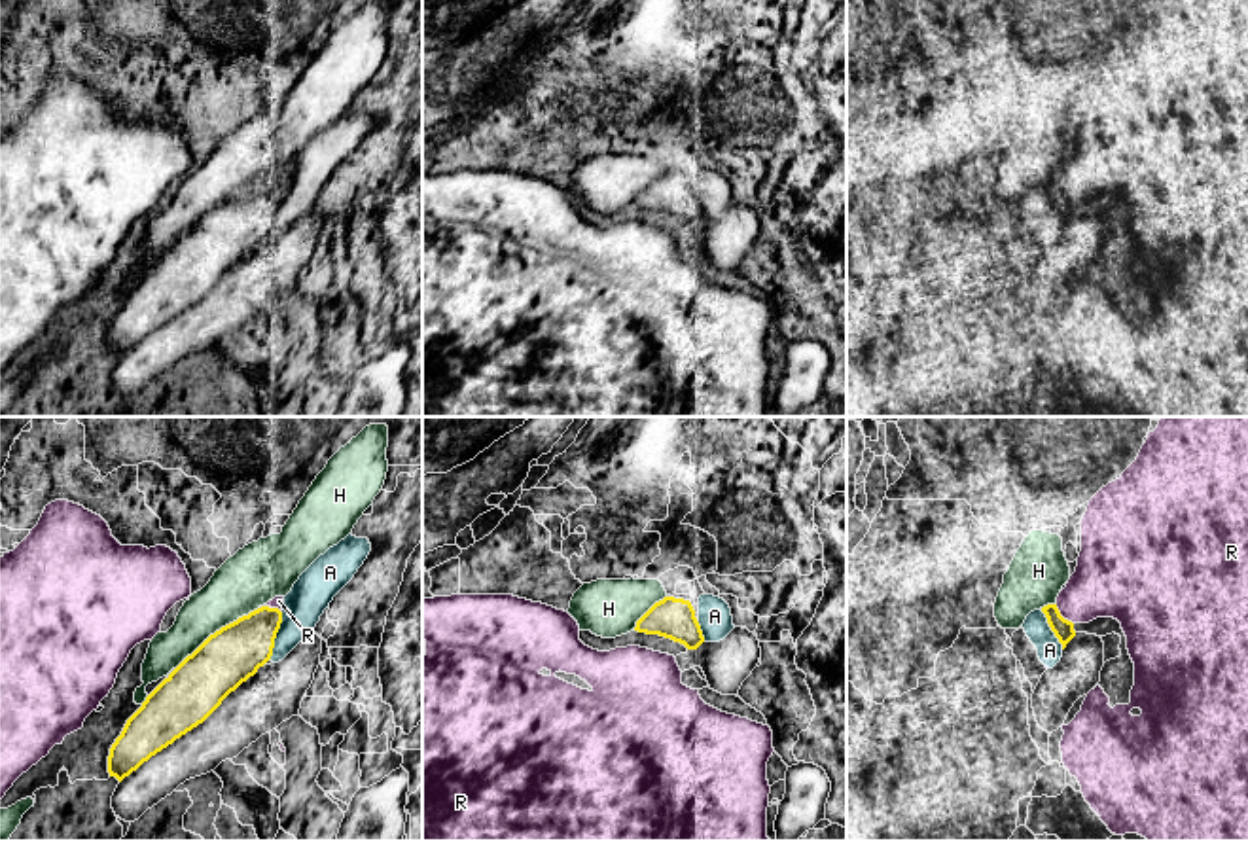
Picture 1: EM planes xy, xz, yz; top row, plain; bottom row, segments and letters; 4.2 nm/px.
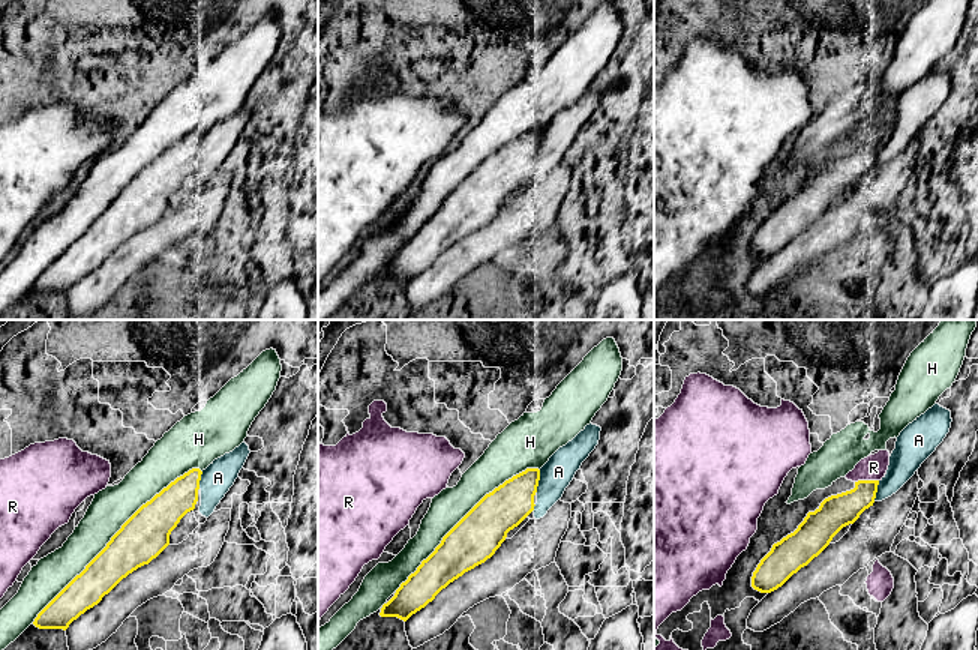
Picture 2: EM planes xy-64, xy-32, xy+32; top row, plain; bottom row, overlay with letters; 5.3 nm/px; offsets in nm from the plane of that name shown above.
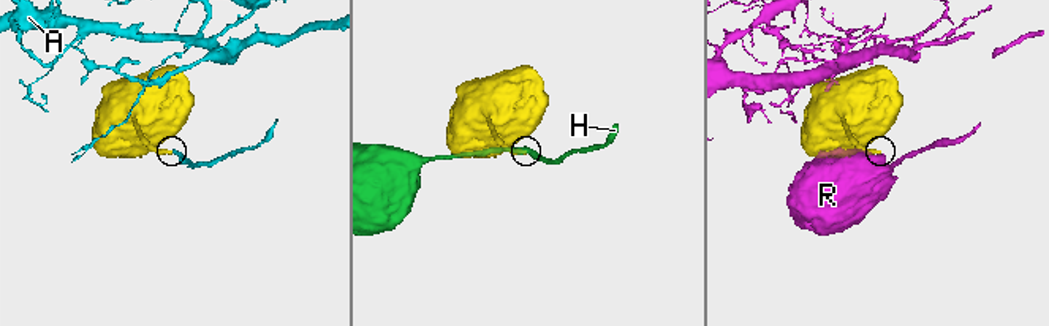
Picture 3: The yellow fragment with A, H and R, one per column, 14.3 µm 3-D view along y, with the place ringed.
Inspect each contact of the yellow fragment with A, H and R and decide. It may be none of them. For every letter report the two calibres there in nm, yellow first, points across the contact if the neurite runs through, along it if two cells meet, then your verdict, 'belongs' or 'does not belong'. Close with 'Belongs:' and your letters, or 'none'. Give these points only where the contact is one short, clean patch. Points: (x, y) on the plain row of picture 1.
A: 240/170 nm | belongs
H: 240/240 nm | does not belong
R: 90/300 nm | does not belong
Belongs: A

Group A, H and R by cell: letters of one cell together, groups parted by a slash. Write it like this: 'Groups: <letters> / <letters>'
Groups: A / H / R

